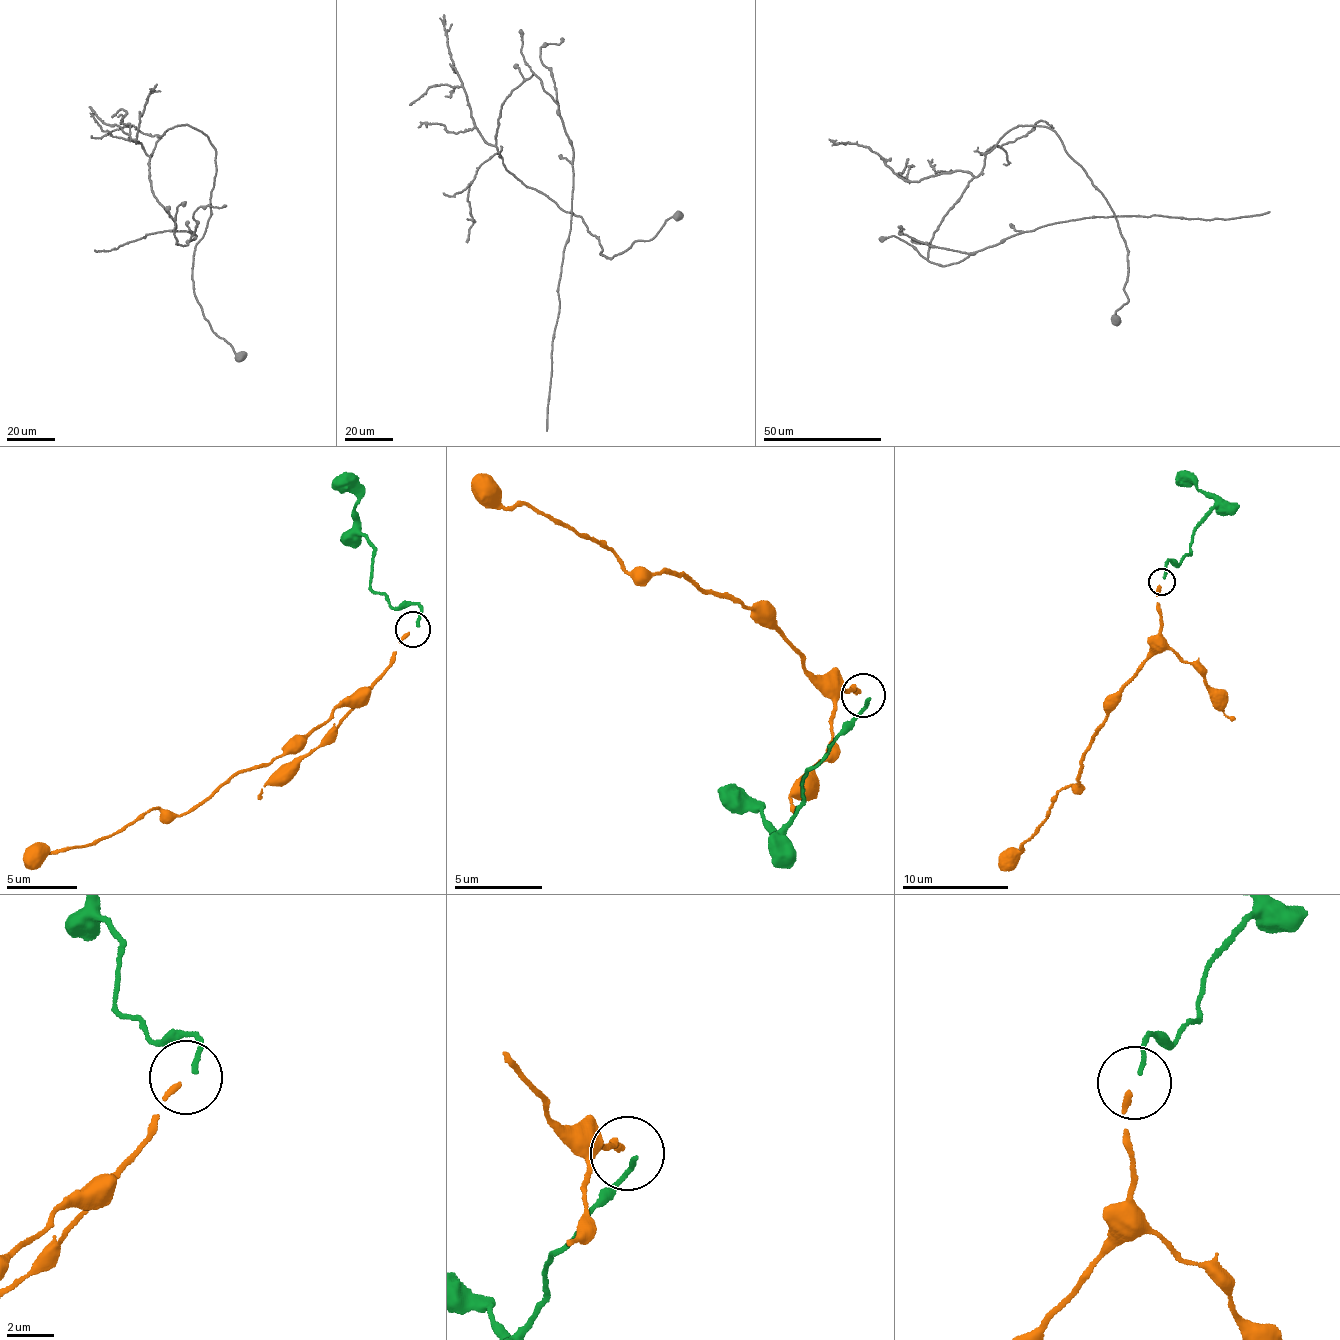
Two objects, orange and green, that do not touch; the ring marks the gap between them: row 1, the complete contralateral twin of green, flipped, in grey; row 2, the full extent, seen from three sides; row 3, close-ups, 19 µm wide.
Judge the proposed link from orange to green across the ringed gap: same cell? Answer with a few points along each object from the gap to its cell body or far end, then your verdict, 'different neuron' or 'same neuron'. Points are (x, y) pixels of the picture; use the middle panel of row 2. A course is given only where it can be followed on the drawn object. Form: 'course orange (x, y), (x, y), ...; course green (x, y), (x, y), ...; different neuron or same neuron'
course orange (858, 692), (809, 674), (756, 612), (624, 569), (474, 475); course green (868, 700), (863, 710), (810, 766), (802, 791), (782, 828), (753, 806), (717, 788); different neuron

